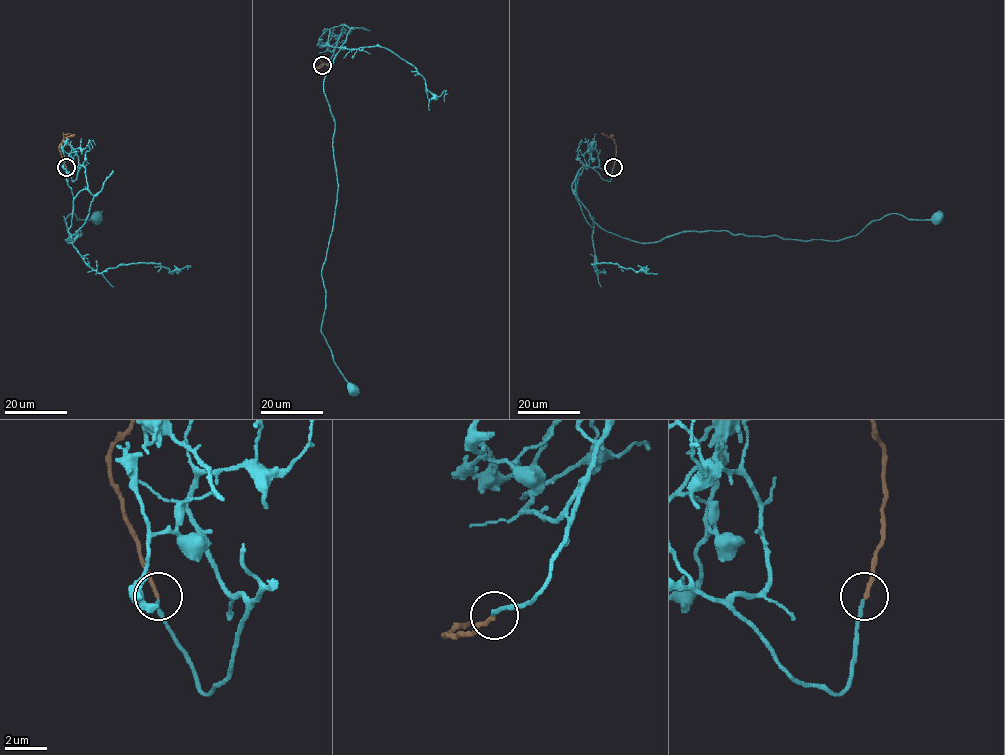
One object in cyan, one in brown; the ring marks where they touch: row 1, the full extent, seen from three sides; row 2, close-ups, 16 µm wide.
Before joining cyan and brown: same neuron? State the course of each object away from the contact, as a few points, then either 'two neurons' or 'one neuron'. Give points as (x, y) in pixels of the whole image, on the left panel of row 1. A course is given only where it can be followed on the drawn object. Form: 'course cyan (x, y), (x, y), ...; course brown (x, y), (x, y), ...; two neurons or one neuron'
course cyan (66, 167), (73, 181), (82, 166), (93, 197), (68, 243), (81, 235), (65, 239), (70, 214), (98, 216); course brown (66, 167), (59, 145), (65, 138), (63, 135), (70, 133); one neuron

